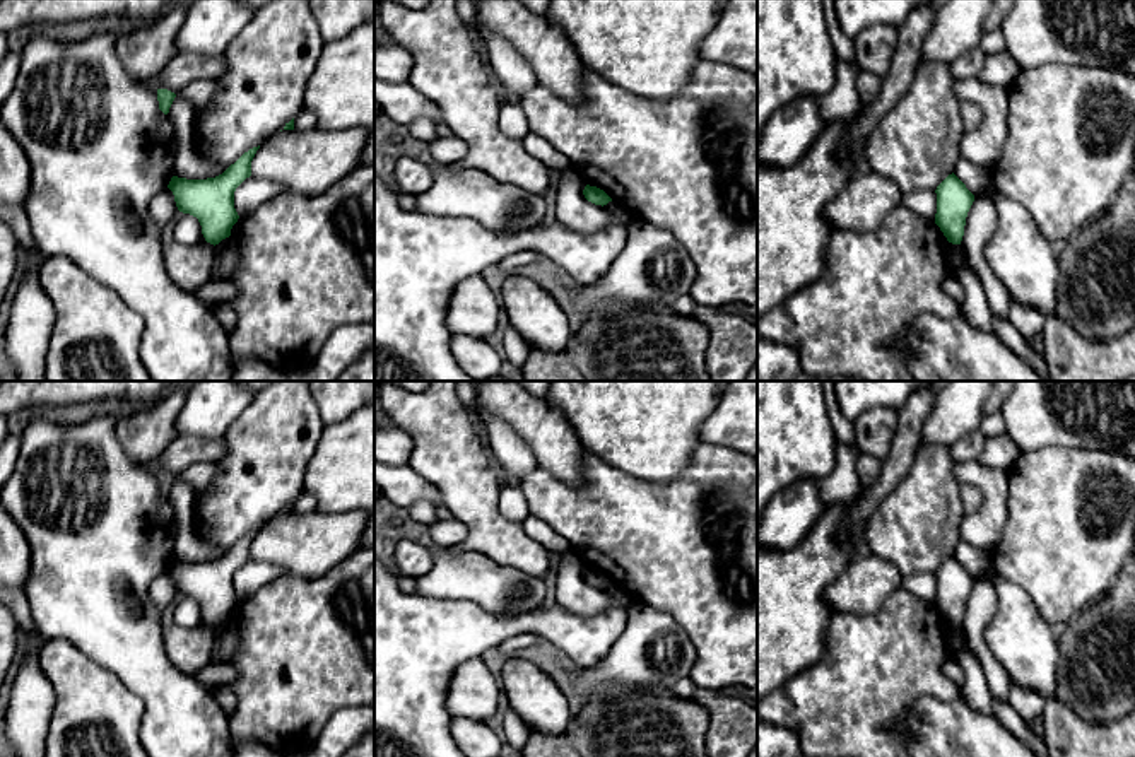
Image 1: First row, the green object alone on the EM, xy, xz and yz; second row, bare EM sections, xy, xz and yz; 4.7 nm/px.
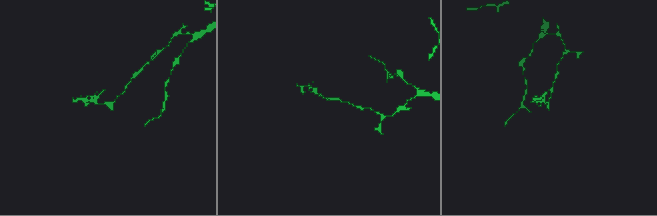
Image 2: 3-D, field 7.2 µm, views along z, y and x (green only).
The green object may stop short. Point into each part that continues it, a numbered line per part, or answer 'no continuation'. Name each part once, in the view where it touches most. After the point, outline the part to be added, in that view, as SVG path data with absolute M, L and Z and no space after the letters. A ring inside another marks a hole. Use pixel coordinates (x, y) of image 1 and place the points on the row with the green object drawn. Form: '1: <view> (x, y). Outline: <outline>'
no continuation

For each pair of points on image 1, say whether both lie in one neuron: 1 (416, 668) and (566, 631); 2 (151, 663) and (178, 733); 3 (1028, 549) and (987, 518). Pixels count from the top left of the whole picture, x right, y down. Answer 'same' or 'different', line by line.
1: same
2: same
3: different

